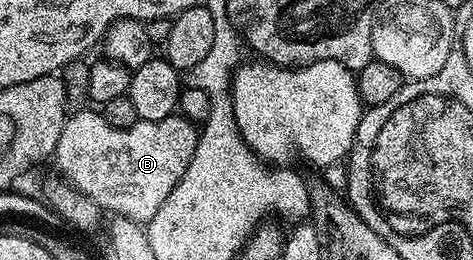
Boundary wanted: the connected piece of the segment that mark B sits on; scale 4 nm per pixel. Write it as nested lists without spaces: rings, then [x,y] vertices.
[[[86,109],[66,118],[63,133],[55,152],[60,178],[78,187],[84,195],[94,199],[106,212],[138,221],[148,221],[159,213],[159,205],[167,201],[171,189],[179,185],[179,177],[187,173],[199,134],[198,124],[192,123],[180,113],[168,115],[158,123],[138,121],[131,129],[115,129],[107,125],[100,110]]]

